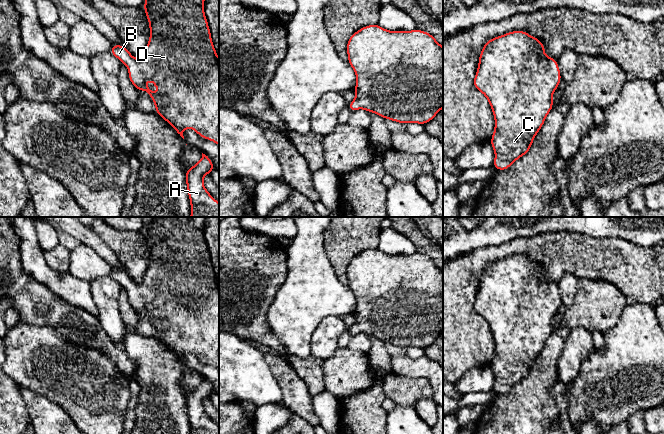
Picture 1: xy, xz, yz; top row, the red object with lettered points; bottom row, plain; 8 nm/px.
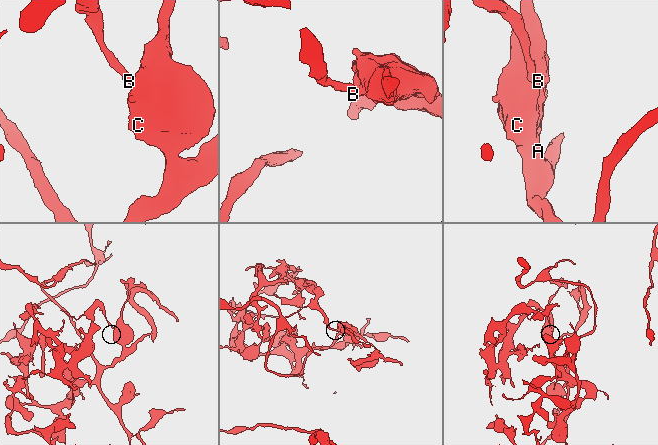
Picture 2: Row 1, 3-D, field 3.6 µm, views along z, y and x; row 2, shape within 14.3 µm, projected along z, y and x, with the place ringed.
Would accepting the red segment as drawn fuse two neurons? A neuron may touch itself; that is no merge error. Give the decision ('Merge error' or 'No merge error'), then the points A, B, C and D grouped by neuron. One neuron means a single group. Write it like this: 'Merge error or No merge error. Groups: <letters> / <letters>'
No merge error. Groups: A B C D

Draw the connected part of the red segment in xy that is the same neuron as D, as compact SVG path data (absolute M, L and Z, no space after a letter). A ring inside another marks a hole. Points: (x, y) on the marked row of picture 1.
M145 0L143 8L149 21L150 38L143 57L136 60L123 45L111 45L110 52L129 68L130 82L137 91L143 90L151 97L156 105L154 113L172 125L183 139L183 131L189 127L203 139L209 139L219 146L219 58L204 14L204 1ZM147 79L157 86L160 96L146 86Z

